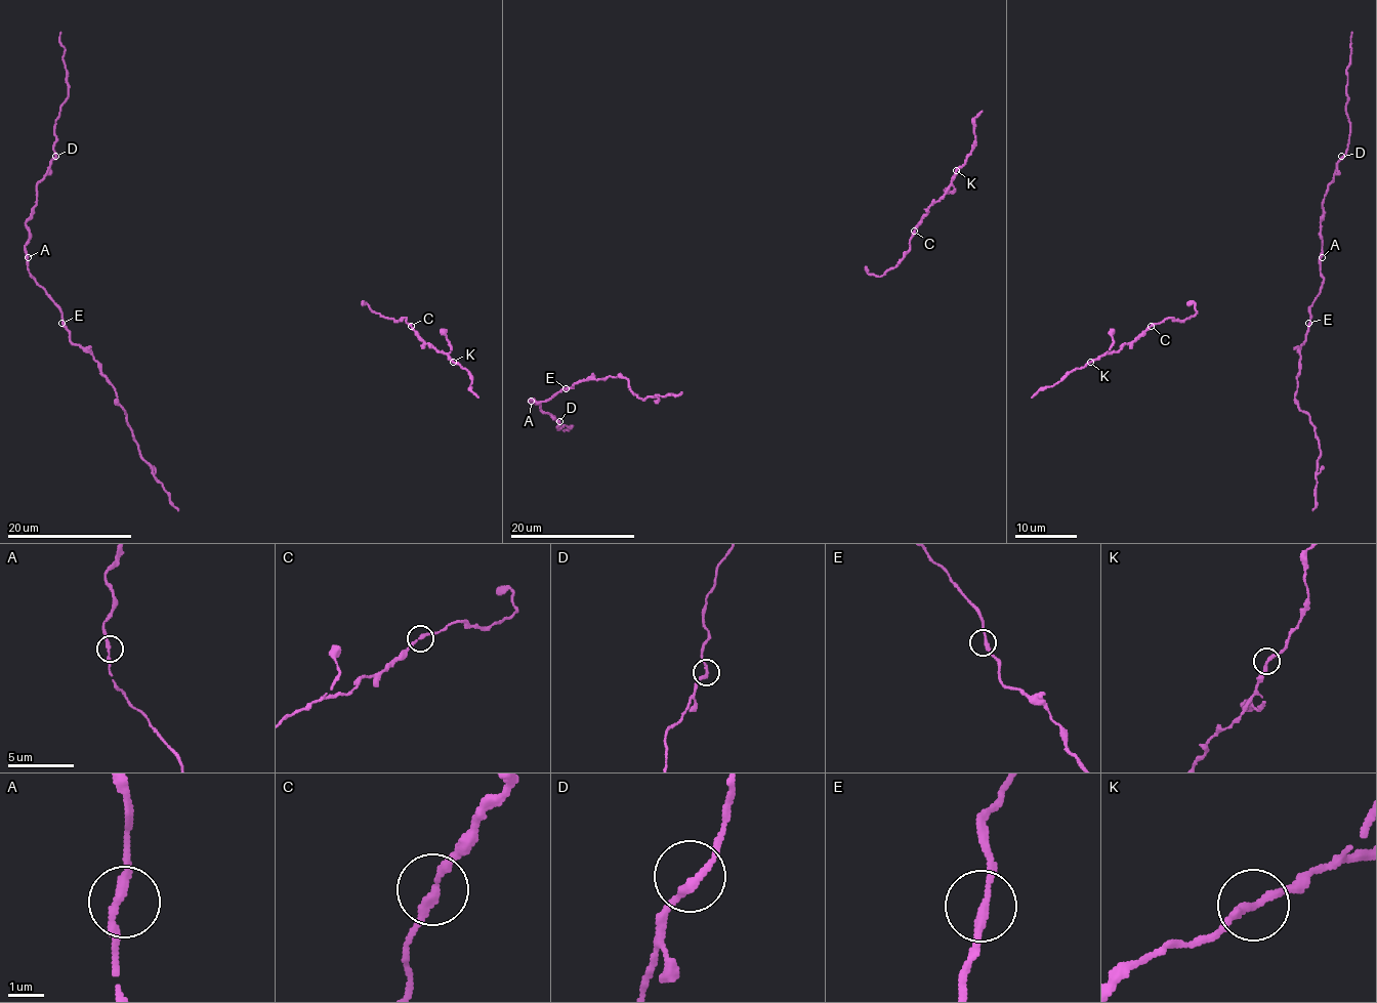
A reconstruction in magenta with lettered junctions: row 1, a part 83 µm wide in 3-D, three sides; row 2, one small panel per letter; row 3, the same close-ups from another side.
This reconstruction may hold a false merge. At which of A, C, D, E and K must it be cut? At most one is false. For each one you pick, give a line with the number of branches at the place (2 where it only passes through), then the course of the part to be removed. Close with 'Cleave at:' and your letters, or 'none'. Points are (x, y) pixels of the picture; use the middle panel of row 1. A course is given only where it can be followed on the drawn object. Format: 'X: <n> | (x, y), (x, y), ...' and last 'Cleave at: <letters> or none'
Cleave at: none

